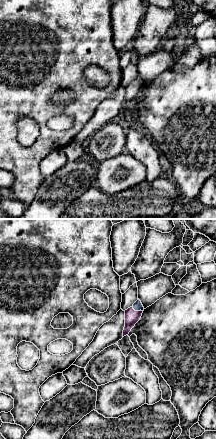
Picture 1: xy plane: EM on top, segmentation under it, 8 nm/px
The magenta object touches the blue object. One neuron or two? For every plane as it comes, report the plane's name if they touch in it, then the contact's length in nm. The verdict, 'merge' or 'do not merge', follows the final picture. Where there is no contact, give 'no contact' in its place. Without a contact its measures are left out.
contact in xy; length 100 nm

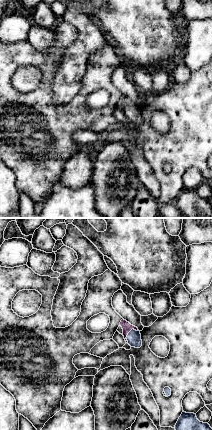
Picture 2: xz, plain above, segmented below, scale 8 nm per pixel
contact in xz; length 140 nm

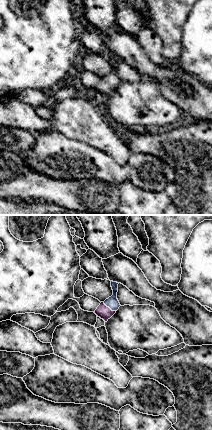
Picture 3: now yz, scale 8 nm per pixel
contact in yz; length 130 nm

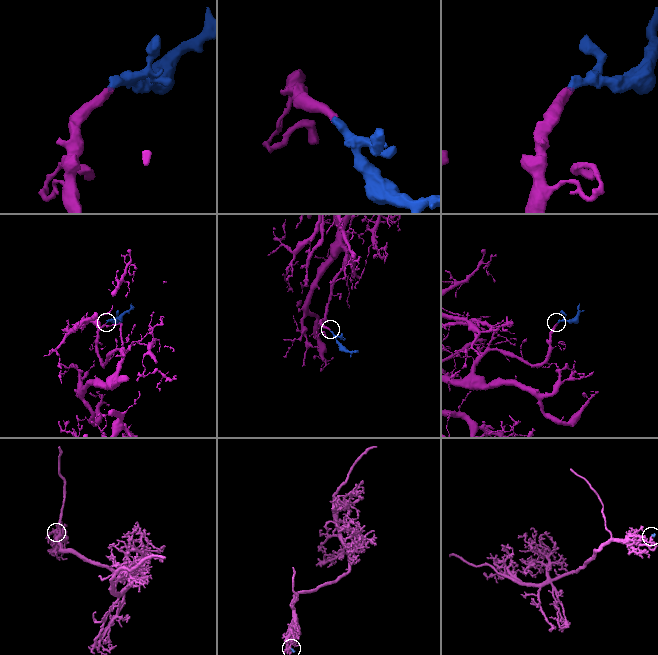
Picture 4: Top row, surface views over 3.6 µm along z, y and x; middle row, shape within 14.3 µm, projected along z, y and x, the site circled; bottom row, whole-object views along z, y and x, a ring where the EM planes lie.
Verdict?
merge

